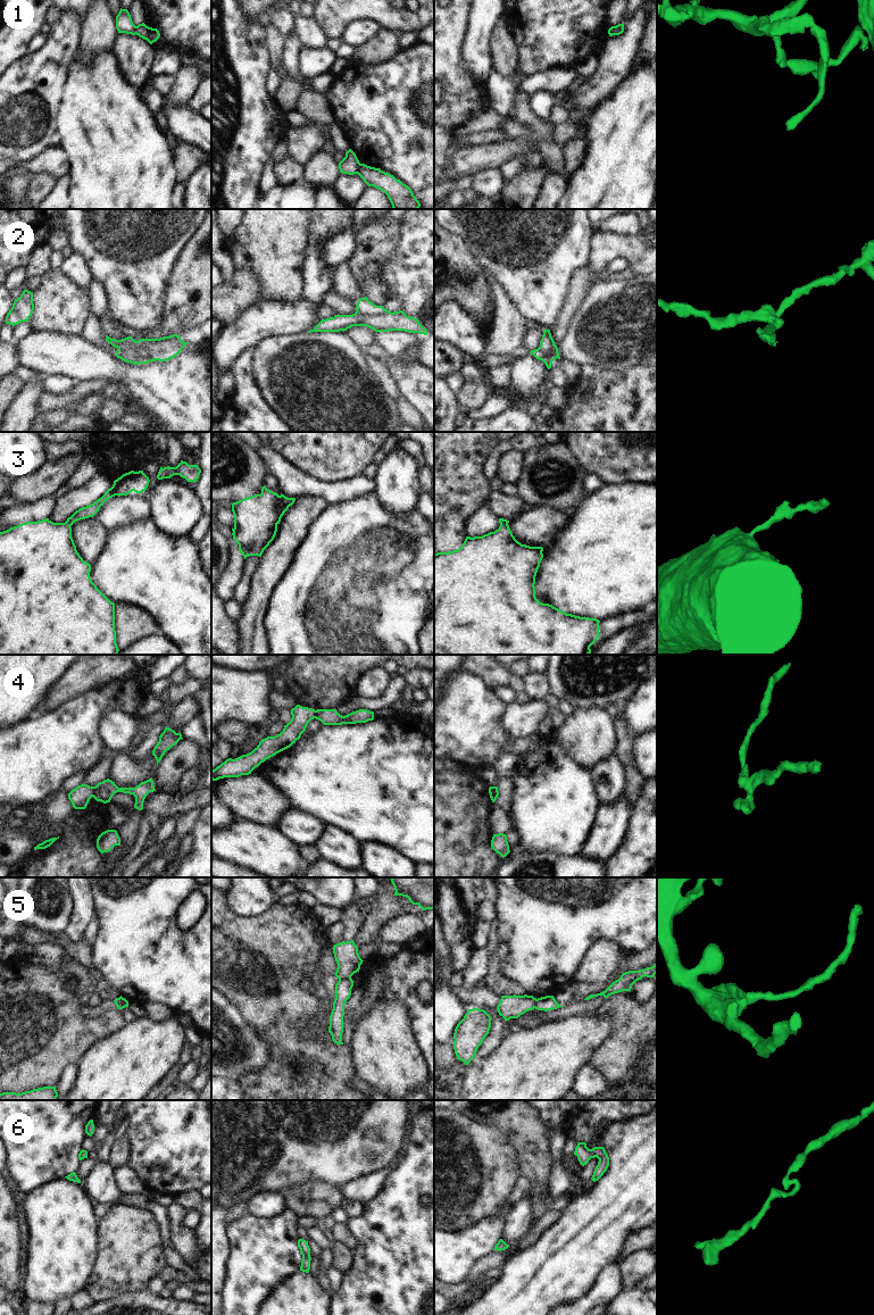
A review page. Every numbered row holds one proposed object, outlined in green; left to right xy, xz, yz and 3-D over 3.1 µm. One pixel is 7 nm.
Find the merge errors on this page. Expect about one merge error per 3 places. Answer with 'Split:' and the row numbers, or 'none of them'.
Split: 1, 4, 5

